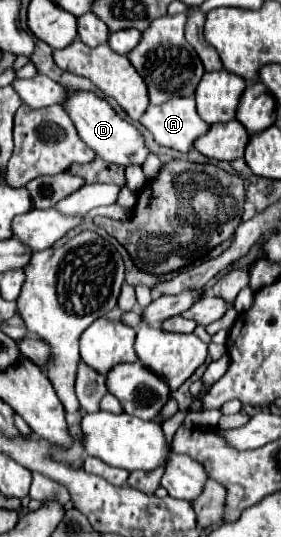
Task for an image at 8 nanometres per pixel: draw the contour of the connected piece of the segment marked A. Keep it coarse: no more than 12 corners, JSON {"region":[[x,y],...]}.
{"region":[[194,97],[150,105],[140,123],[158,145],[192,149],[208,123]]}

